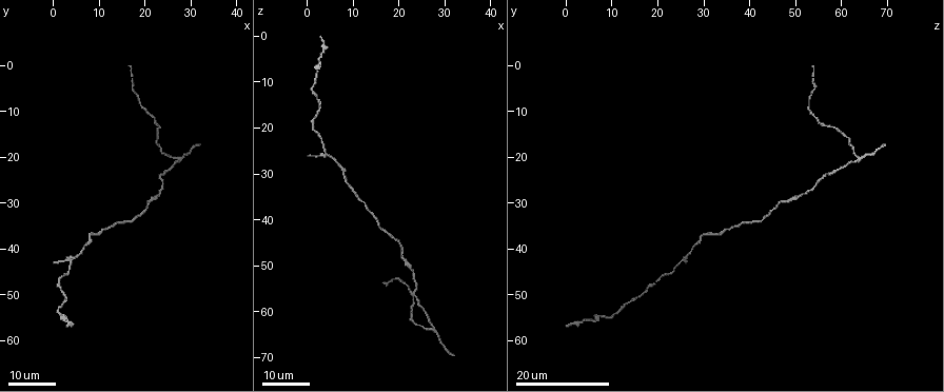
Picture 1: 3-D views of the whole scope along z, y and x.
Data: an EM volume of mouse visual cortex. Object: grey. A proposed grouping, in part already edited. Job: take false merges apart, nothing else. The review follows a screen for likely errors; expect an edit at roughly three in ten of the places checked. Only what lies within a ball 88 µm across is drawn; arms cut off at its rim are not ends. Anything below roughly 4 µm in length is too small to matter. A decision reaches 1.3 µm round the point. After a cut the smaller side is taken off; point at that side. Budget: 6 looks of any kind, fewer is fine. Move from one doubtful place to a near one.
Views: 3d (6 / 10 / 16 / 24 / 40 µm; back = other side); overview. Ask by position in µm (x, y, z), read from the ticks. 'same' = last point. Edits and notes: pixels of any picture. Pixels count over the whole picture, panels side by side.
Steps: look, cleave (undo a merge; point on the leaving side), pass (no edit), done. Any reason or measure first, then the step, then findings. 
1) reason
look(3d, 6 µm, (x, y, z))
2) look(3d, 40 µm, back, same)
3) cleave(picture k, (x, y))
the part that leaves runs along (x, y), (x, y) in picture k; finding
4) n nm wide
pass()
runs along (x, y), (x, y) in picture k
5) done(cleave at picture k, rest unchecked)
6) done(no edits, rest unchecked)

thin neck
look(3d, 24 µm, (24.0, 23.5, 56.5))

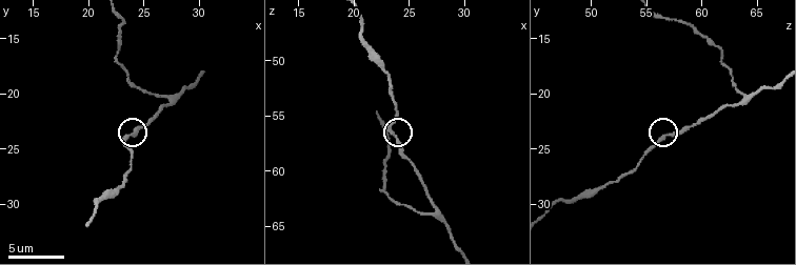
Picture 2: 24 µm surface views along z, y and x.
look(3d, 10 µm, (24.0, 23.8, 56.8))

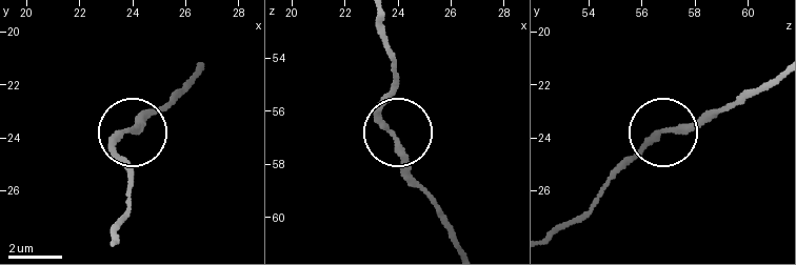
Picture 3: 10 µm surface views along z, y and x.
pass()
runs along (376, 18), (396, 65), (396, 85), (382, 113), (414, 185) in picture 3; one cell here

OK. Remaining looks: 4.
three-way junction
look(3d, 16 µm, (27.4, 20.4, 64.2))

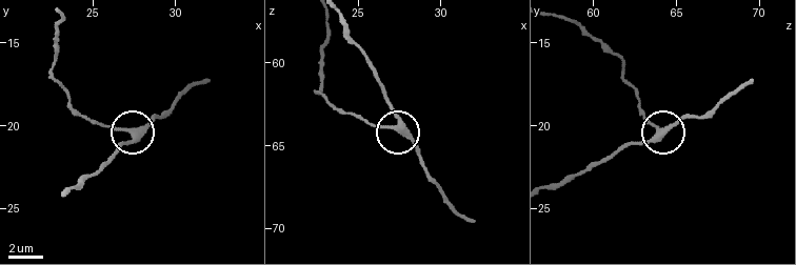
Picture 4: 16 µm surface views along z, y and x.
look(3d, 16 µm, back, (27.4, 20.4, 64.1))

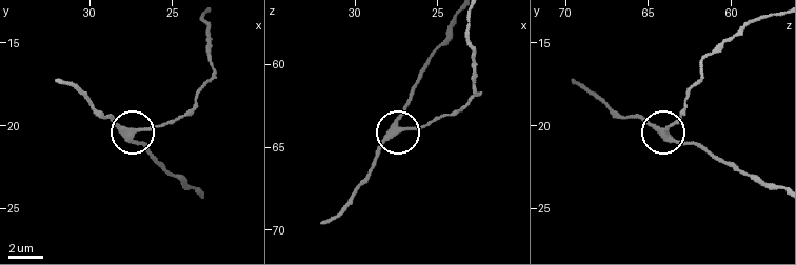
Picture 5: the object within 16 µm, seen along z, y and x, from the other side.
side arm 9 µm; 3 arms
pass()
continuous, no second cell

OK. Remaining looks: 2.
arms run side by side
look(3d, 24 µm, (4.0, 42.5, 26.0))

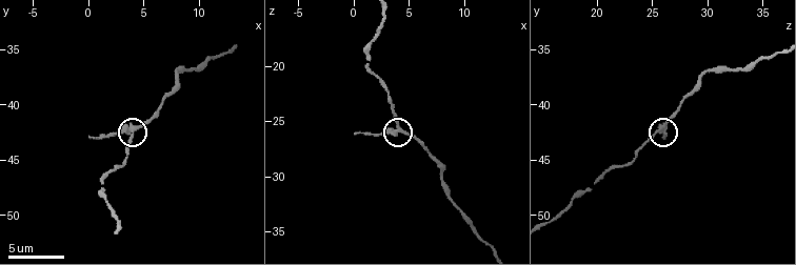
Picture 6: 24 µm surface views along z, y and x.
look(3d, 6 µm, (4.0, 42.4, 26.0))

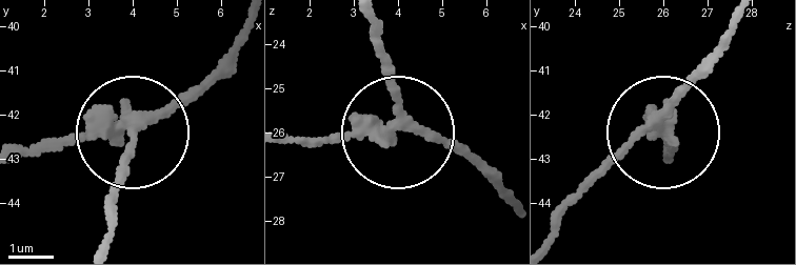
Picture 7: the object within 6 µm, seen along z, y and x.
270 nm wide
pass()
runs along (247, 18), (199, 85), (131, 127), (18, 142) in picture 7; one cell here

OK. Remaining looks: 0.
done(no edits, rest unchecked)

